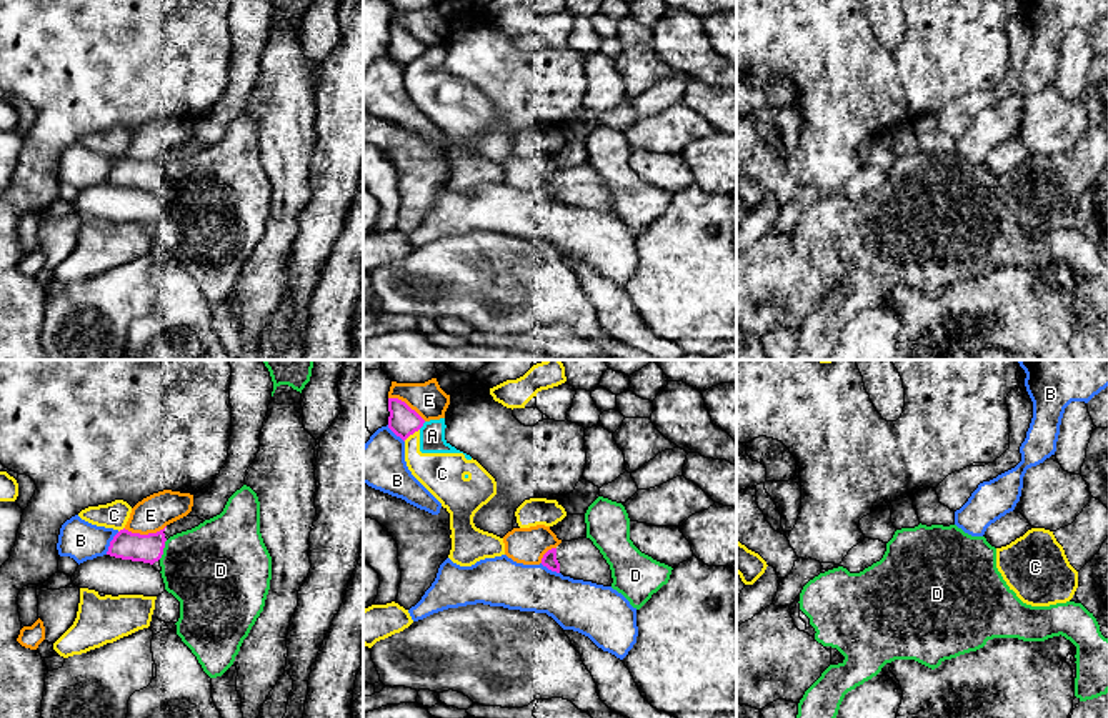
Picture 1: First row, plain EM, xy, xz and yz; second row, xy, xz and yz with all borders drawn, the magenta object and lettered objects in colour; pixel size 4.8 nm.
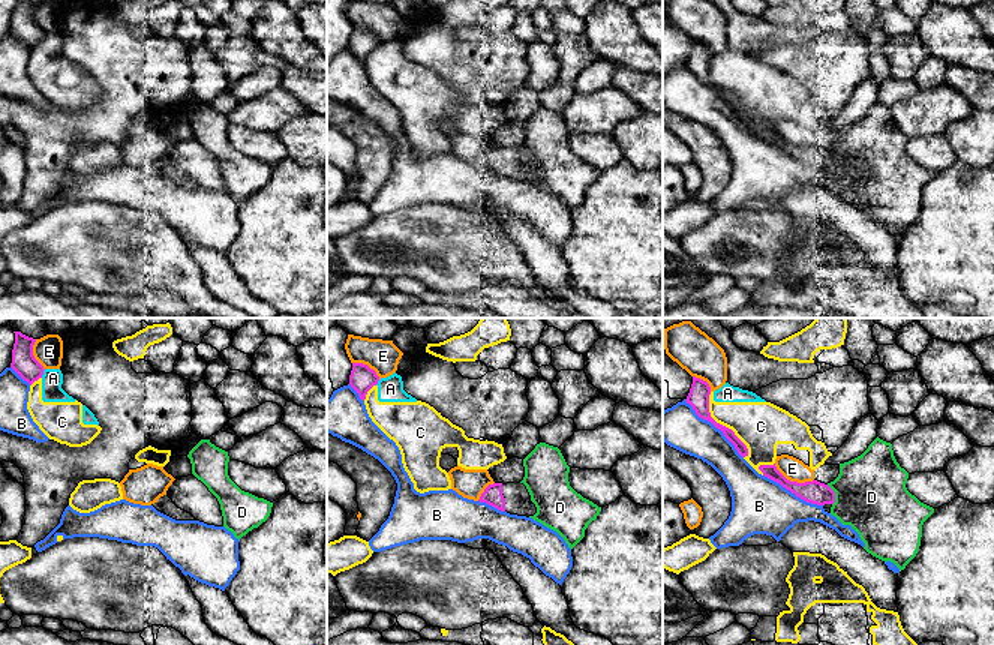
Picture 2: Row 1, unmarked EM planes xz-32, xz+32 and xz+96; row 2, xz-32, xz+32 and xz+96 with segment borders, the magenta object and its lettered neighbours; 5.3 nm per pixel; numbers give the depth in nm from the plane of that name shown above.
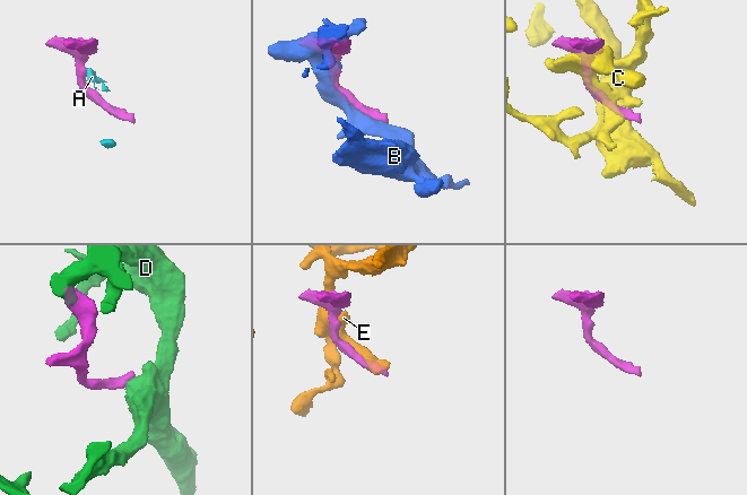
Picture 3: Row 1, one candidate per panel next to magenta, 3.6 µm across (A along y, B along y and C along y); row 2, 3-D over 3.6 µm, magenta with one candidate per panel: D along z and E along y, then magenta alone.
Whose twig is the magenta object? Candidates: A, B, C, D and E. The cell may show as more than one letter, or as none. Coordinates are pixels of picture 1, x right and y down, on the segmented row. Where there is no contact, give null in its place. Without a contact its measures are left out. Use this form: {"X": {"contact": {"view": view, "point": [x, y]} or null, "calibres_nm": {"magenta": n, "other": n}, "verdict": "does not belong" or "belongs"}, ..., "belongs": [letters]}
{"A": {"contact": {"view": "xz", "point": [422, 425]}, "calibres_nm": {"magenta": 140, "other": 130}, "verdict": "does not belong"}, "B": {"contact": {"view": "xy", "point": [110, 543]}, "calibres_nm": {"magenta": 140, "other": 190}, "verdict": "does not belong"}, "C": {"contact": {"view": "xz", "point": [410, 433]}, "calibres_nm": {"magenta": 140, "other": 200}, "verdict": "does not belong"}, "D": {"contact": {"view": "xy", "point": [162, 550]}, "calibres_nm": {"magenta": 140, "other": 420}, "verdict": "does not belong"}, "E": {"contact": {"view": "xy", "point": [144, 535]}, "calibres_nm": {"magenta": 140, "other": 170}, "verdict": "does not belong"}, "belongs": []}

